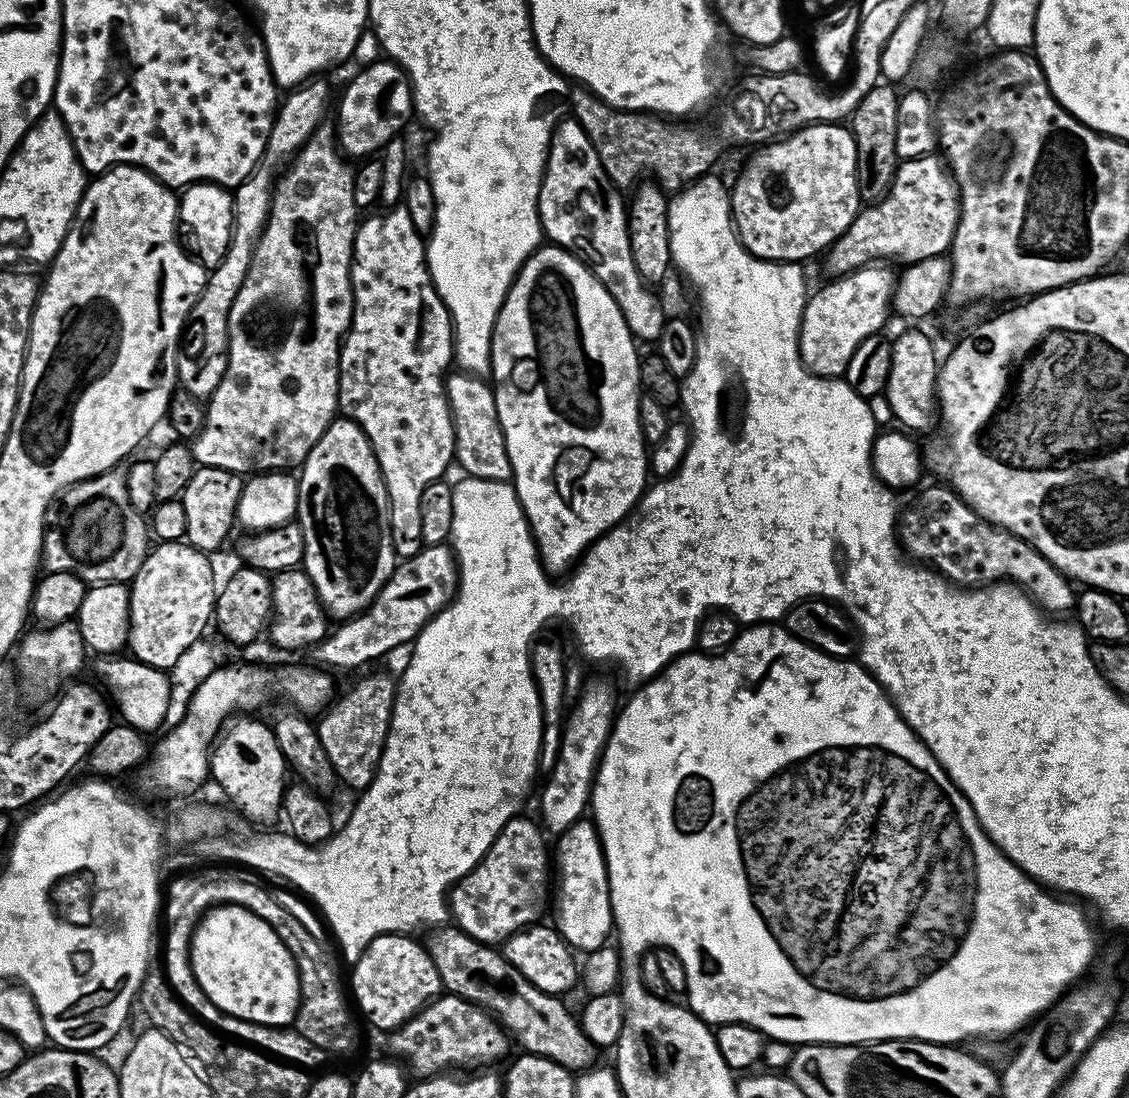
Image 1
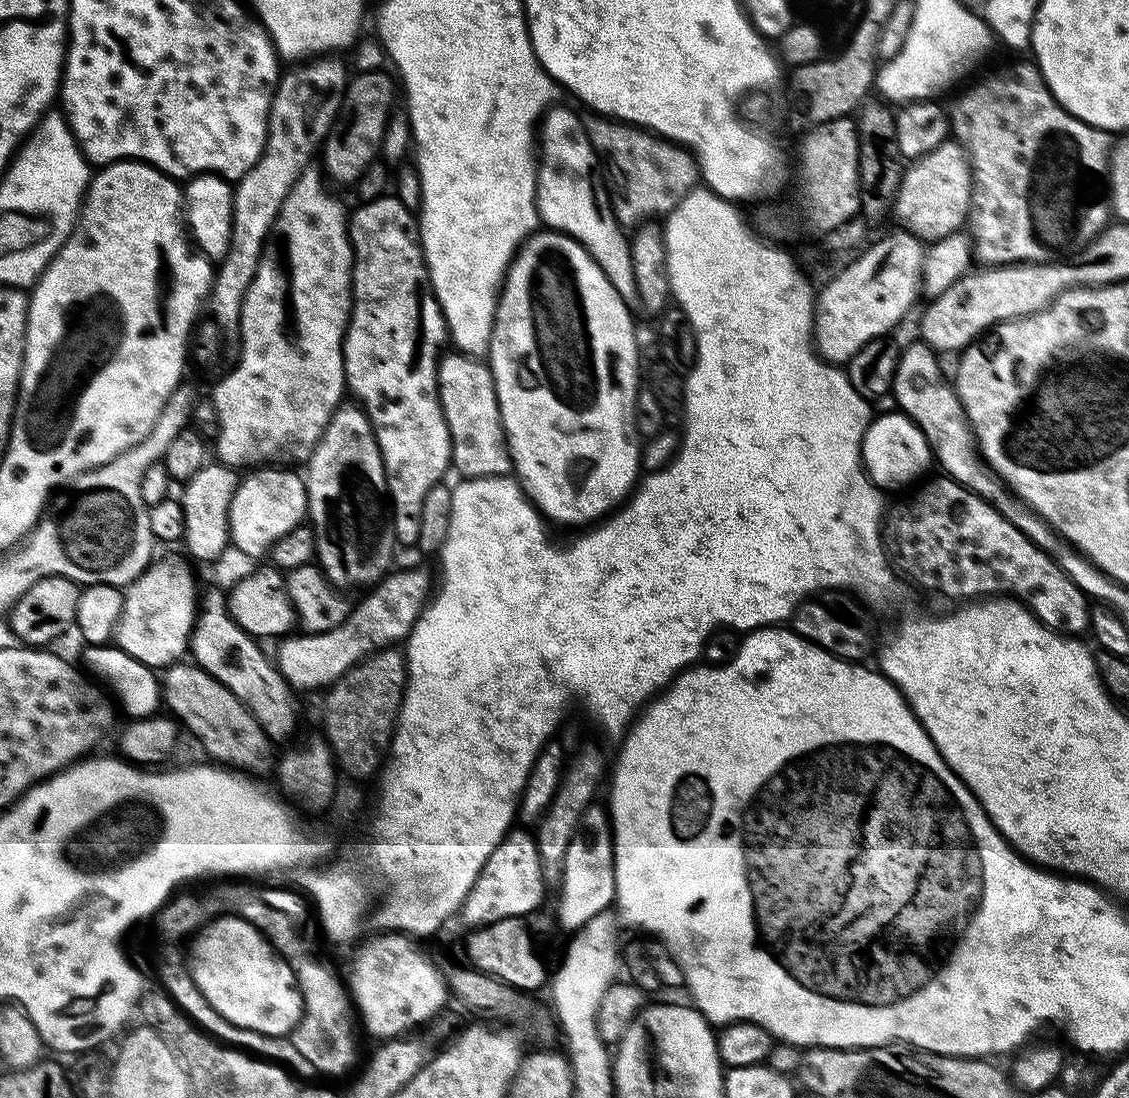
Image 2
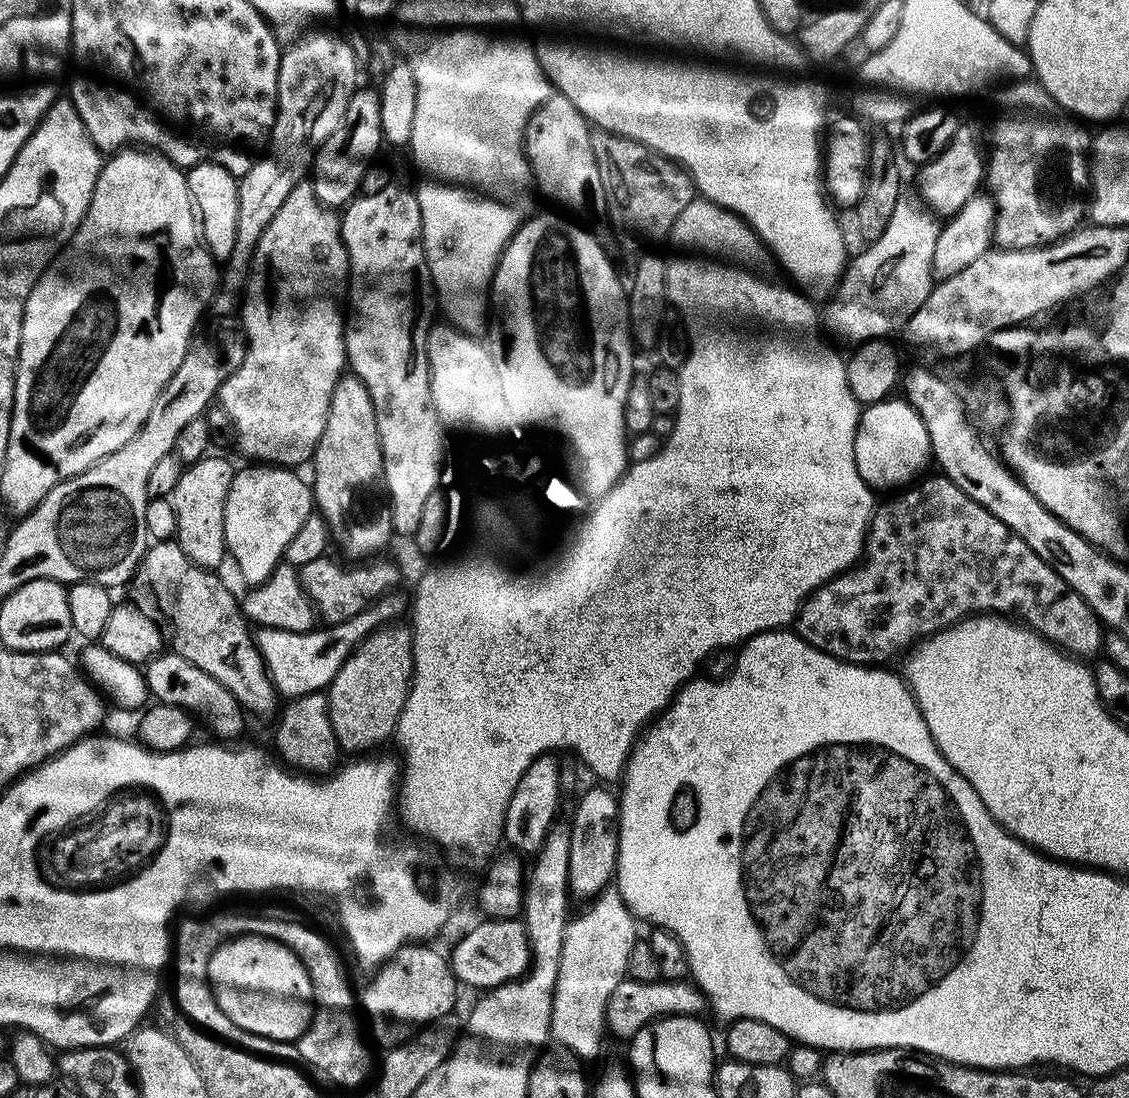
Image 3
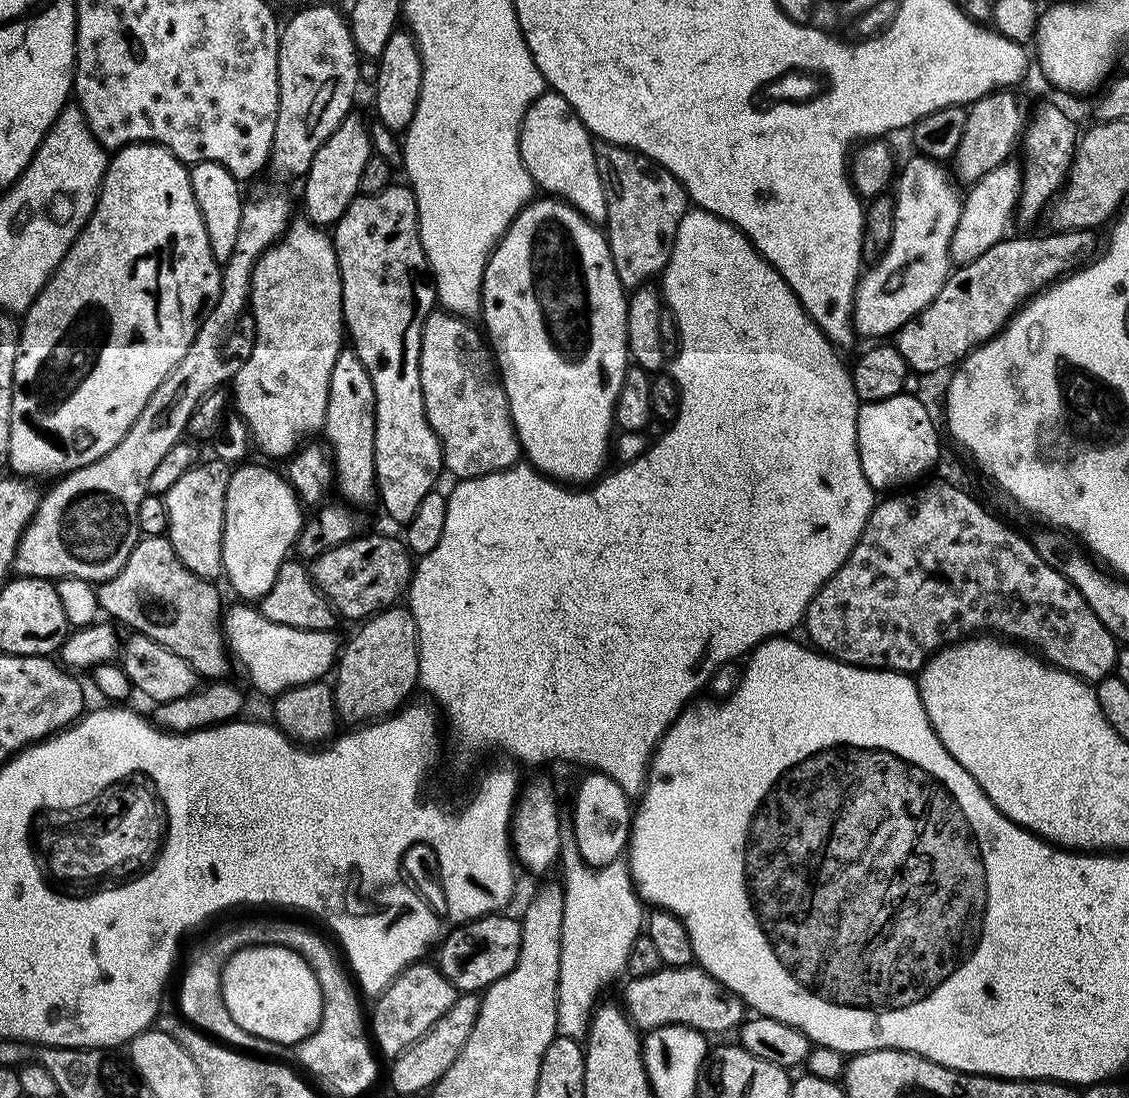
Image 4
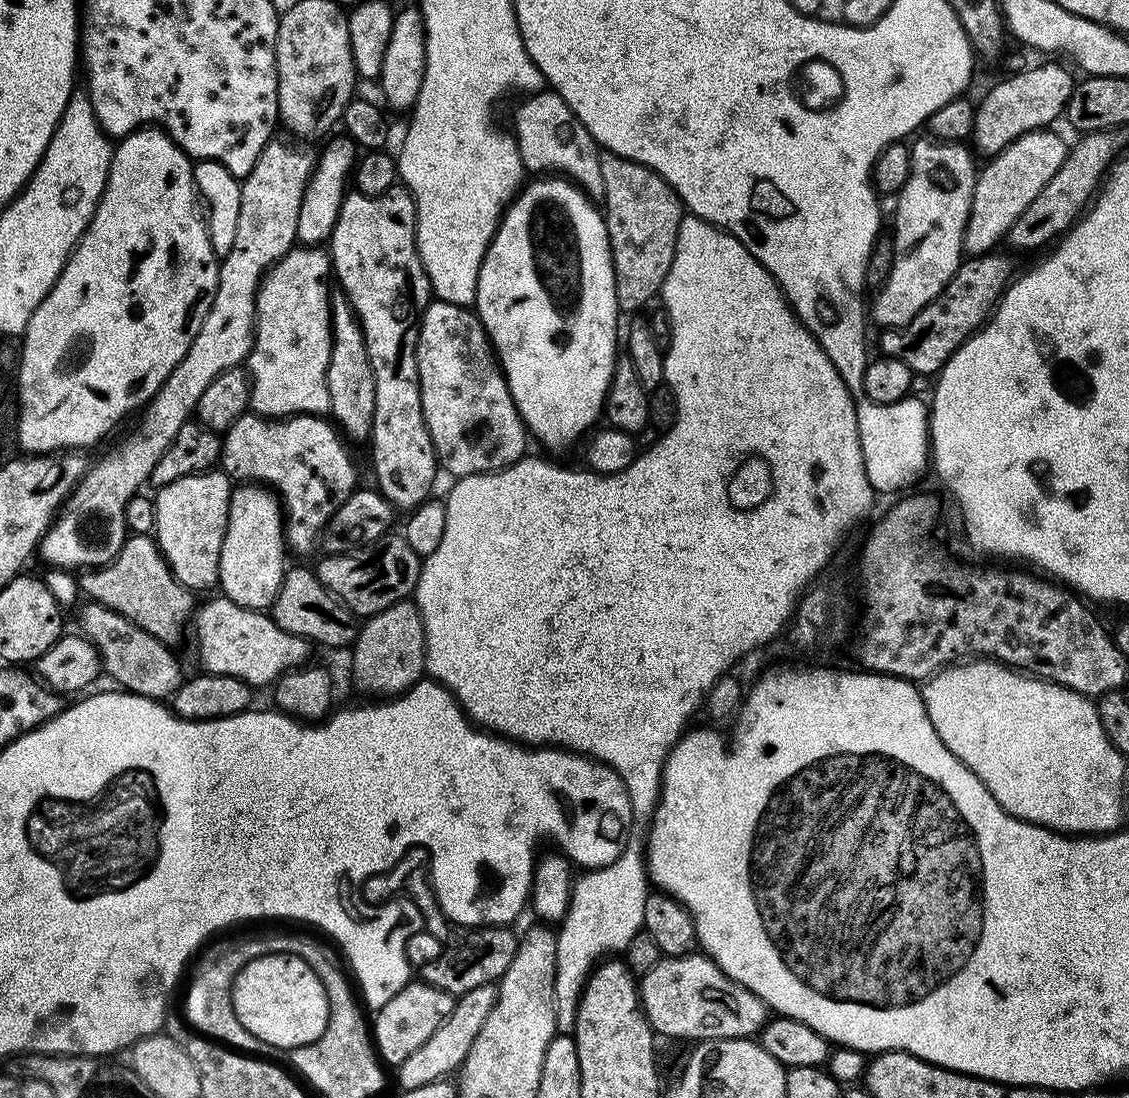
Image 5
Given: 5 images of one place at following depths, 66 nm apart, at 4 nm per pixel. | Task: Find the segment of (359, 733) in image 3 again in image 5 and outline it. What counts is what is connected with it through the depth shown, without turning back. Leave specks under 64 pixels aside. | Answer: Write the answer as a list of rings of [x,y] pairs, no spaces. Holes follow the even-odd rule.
[[[409,598],[386,606],[378,614],[367,617],[359,625],[356,643],[351,645],[352,680],[368,698],[391,698],[407,692],[418,681],[425,679],[424,623],[415,599]]]

